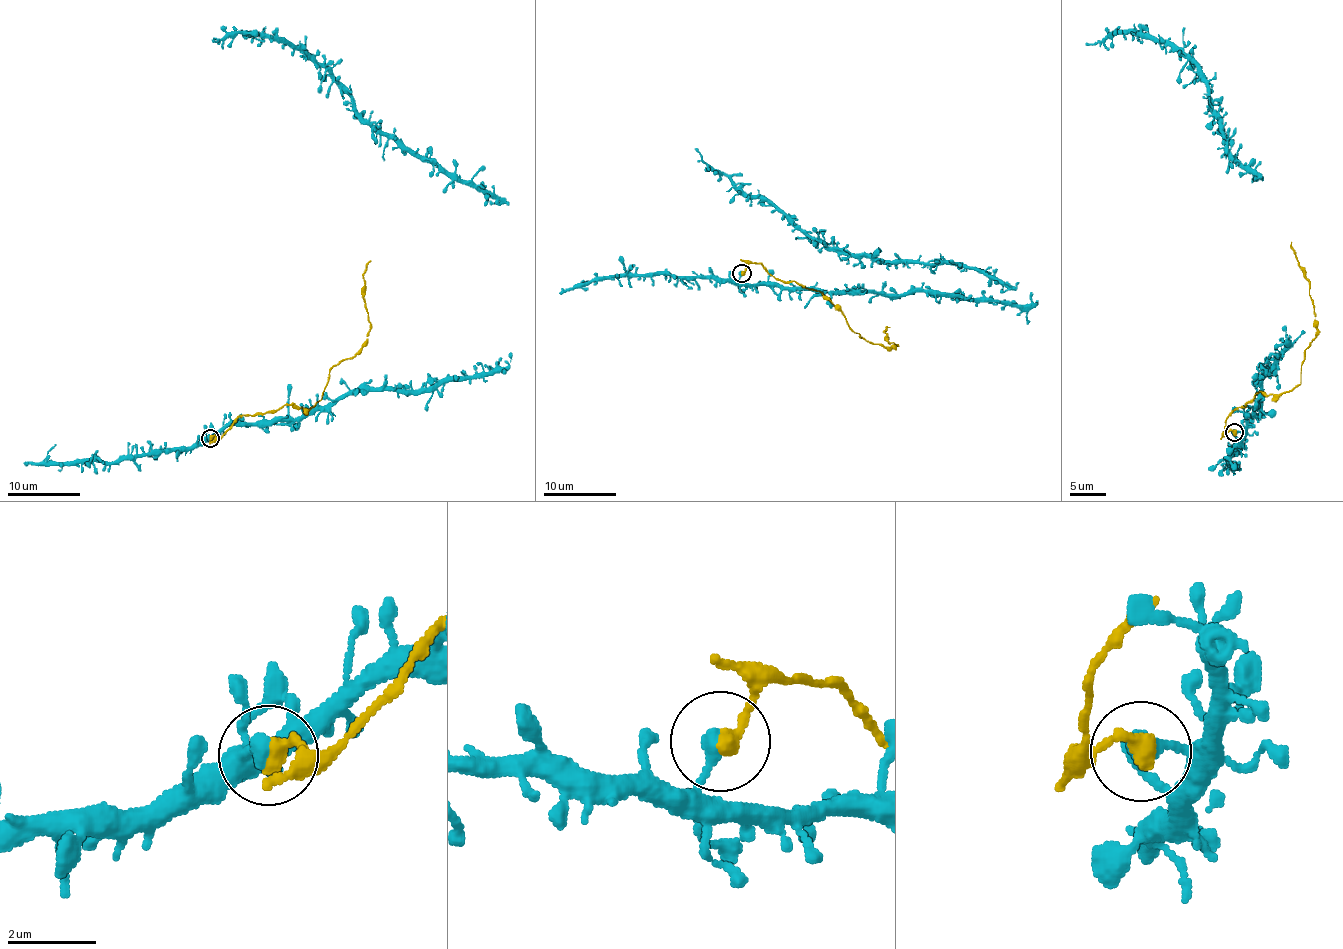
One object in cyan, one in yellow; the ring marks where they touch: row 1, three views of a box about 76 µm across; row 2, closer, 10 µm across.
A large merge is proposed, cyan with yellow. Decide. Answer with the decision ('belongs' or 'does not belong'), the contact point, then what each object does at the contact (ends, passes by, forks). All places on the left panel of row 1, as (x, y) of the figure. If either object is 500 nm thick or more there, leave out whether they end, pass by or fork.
does not belong | (210, 438) | cyan ends | yellow ends

